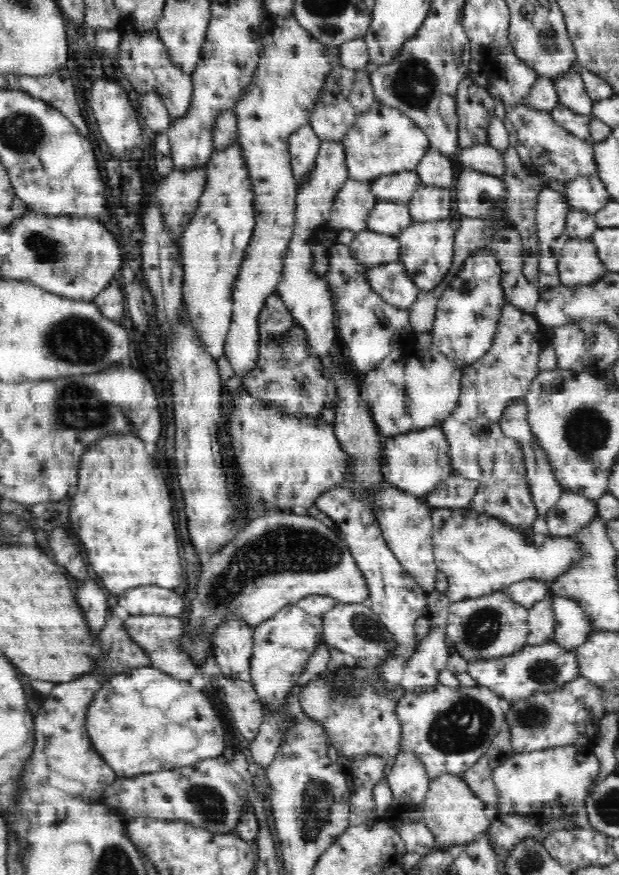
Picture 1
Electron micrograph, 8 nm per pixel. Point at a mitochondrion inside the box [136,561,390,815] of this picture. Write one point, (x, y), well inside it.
(346, 690)

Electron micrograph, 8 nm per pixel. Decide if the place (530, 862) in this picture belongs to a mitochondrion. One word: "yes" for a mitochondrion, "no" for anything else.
yes

